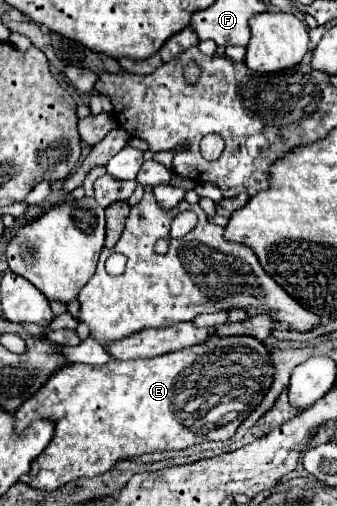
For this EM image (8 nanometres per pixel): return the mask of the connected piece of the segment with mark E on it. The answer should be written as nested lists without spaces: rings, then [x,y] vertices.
[[[214,336],[212,340],[206,340],[204,344],[192,346],[192,348],[184,348],[178,352],[170,352],[170,354],[162,354],[156,358],[138,358],[138,360],[116,360],[110,358],[110,362],[102,364],[102,366],[90,366],[90,364],[66,364],[62,368],[58,368],[42,386],[40,392],[36,392],[32,398],[28,398],[18,410],[16,410],[16,432],[24,430],[30,422],[38,420],[38,418],[52,418],[56,422],[56,432],[52,442],[44,448],[44,452],[32,462],[32,470],[28,476],[28,484],[34,488],[42,488],[42,490],[56,490],[60,486],[64,486],[64,482],[82,478],[82,476],[98,476],[100,472],[106,472],[108,468],[112,468],[112,464],[120,458],[132,458],[132,456],[140,456],[146,452],[162,452],[162,450],[182,450],[188,448],[192,444],[200,444],[206,440],[228,440],[234,436],[236,428],[256,410],[256,406],[262,402],[262,398],[266,396],[266,392],[270,390],[274,380],[274,366],[272,366],[272,358],[268,348],[254,336]]]

